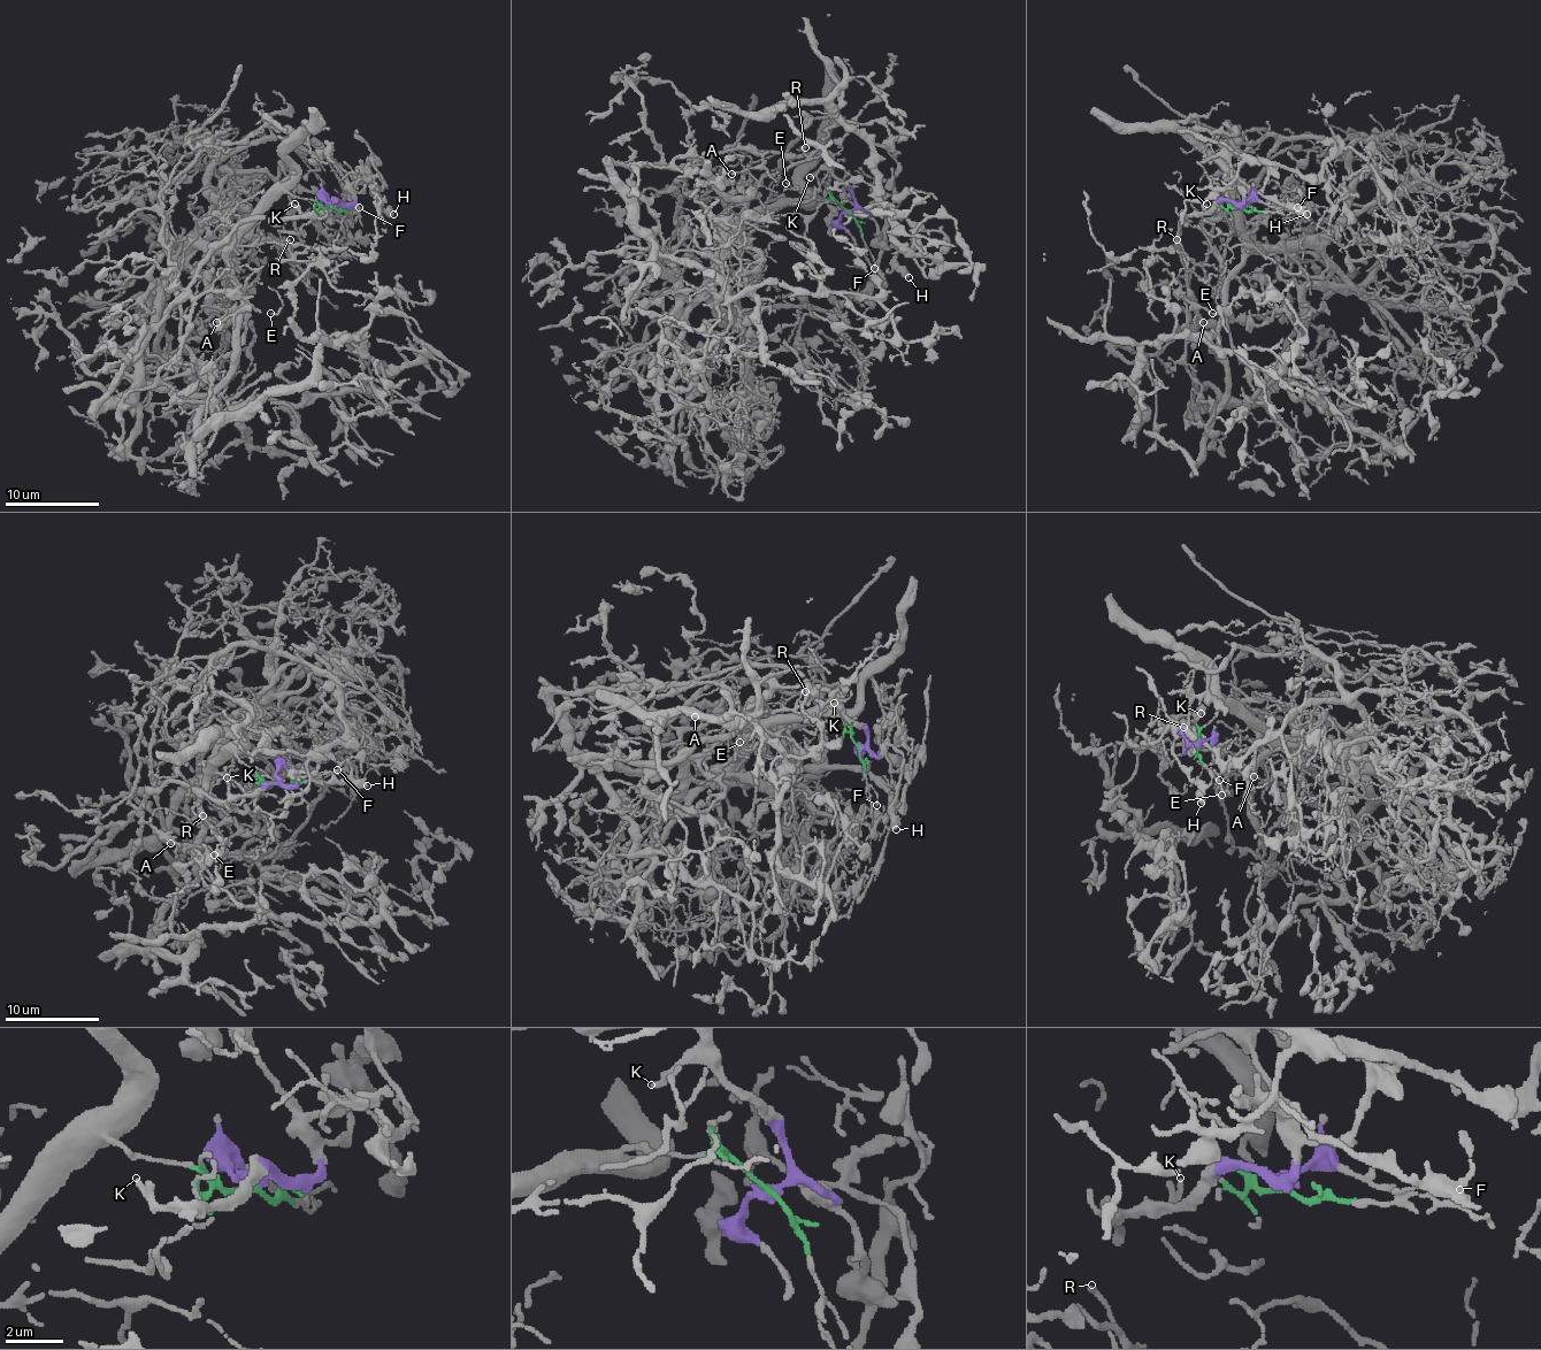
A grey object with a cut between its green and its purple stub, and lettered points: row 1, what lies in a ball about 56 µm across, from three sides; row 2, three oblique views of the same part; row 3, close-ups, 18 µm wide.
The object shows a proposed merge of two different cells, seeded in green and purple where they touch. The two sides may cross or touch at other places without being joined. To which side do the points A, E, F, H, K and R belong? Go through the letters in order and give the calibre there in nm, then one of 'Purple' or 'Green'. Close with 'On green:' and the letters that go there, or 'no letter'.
A: Thickness 140 nm. Purple
E: Thickness 80 nm. Green
F: Thickness 150 nm. Green
H: Thickness 550 nm. Purple
K: Thickness 240 nm. Purple
R: Thickness 180 nm. Green
On green: E, F, R

